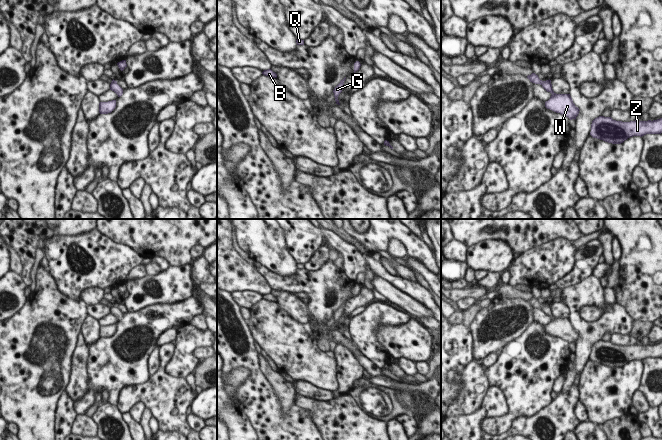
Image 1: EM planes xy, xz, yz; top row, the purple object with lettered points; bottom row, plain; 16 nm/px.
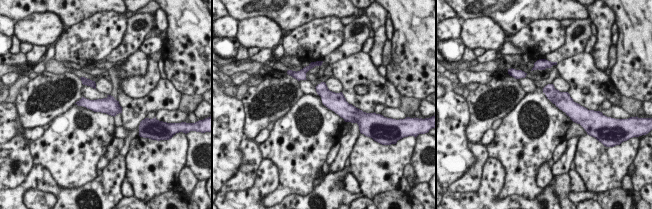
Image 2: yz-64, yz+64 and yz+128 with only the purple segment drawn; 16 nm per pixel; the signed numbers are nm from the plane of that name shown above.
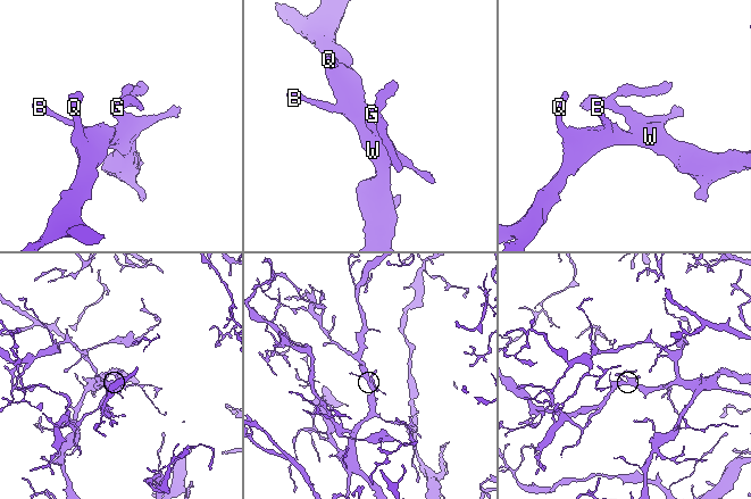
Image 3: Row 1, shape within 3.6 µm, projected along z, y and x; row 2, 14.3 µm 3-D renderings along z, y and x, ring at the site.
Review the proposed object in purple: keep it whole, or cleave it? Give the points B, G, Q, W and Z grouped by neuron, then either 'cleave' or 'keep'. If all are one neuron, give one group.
groups B G Q W Z; keep

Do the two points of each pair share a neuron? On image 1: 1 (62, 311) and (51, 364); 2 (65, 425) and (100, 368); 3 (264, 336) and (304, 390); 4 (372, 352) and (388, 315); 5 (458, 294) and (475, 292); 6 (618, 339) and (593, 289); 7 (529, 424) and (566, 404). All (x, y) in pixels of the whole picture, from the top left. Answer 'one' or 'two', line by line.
1: one
2: two
3: two
4: one
5: one
6: two
7: one

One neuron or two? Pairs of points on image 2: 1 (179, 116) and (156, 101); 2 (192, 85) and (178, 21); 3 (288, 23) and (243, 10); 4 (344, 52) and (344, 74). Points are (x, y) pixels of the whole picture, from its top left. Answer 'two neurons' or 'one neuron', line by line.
1: two neurons
2: one neuron
3: one neuron
4: two neurons

